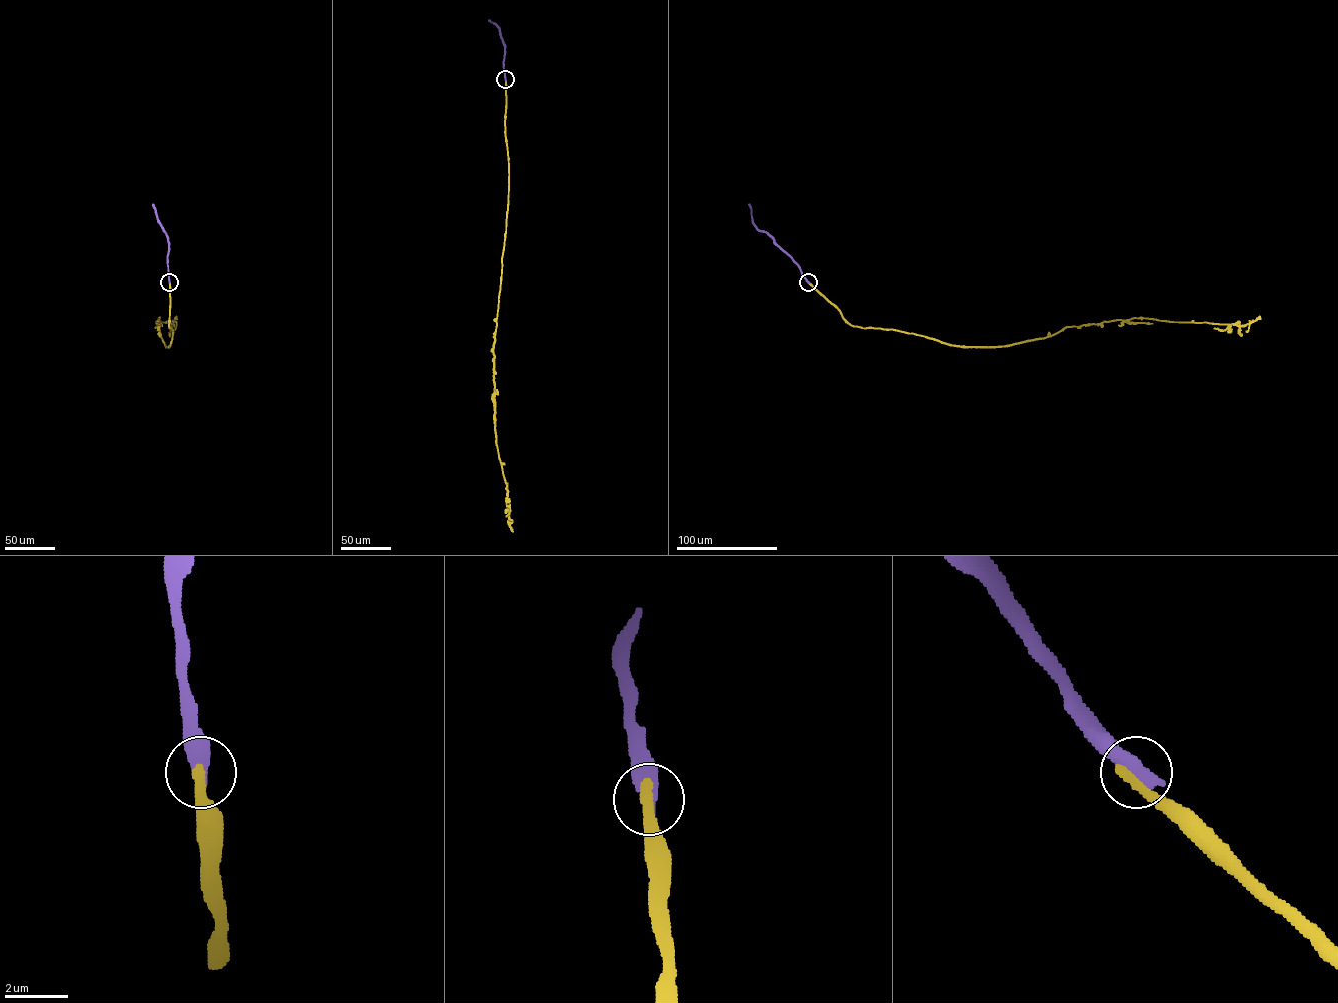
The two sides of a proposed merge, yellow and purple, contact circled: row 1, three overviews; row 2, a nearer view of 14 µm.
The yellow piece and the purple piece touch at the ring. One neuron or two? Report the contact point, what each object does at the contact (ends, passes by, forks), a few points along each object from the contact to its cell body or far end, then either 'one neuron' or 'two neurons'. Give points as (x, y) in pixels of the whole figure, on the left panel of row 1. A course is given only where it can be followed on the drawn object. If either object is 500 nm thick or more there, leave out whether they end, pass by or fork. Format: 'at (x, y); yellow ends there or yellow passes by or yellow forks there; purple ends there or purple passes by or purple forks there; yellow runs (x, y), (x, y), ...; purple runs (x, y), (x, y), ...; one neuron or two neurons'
at (169, 282); yellow runs (169, 282), (168, 325), (173, 334), (166, 347), (157, 326), (158, 318), (173, 326), (175, 321), (173, 331); purple runs (169, 282), (168, 237), (153, 204); two neurons

